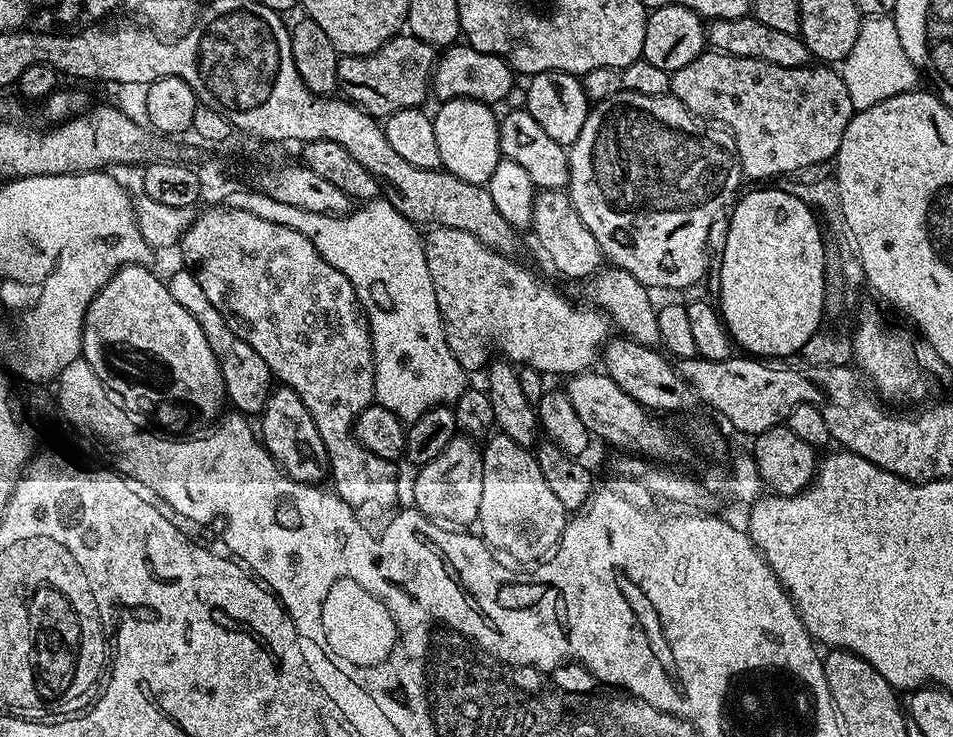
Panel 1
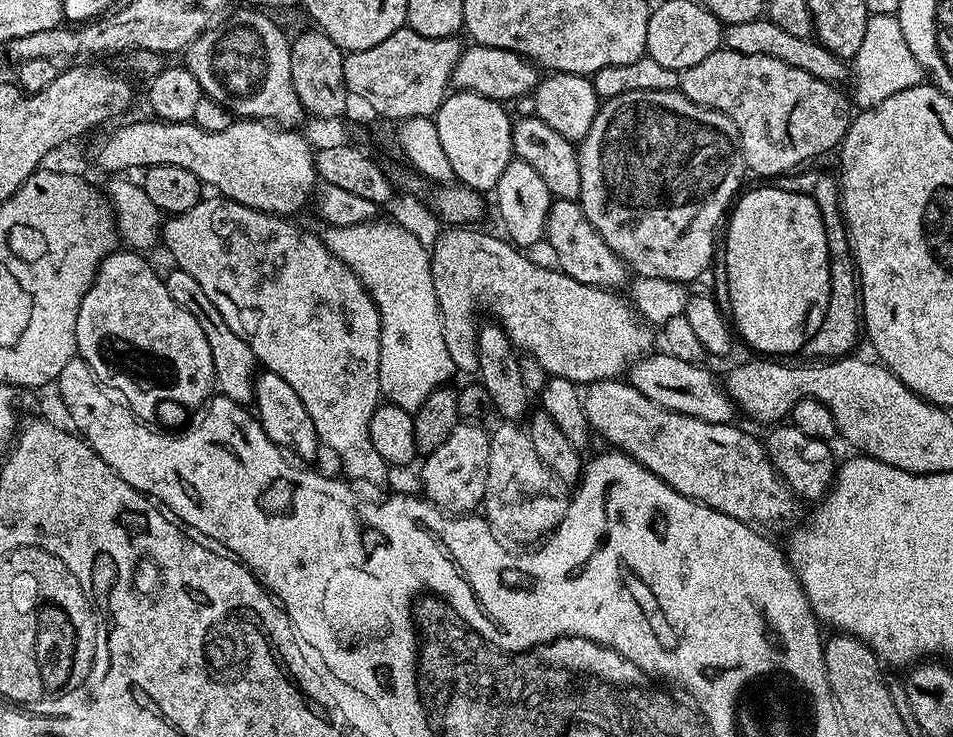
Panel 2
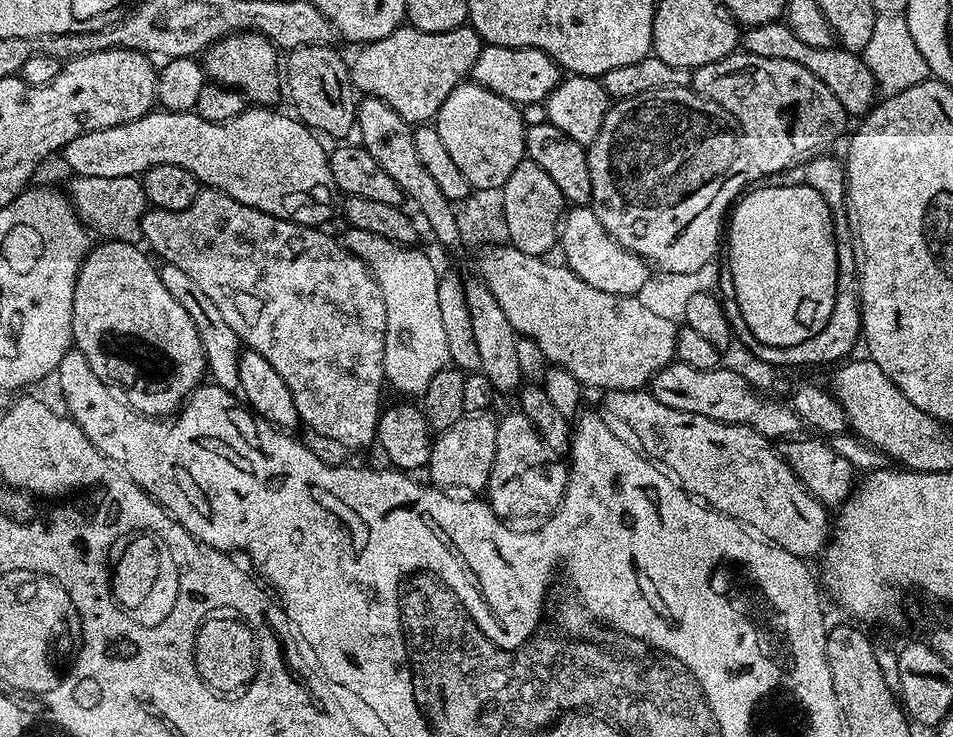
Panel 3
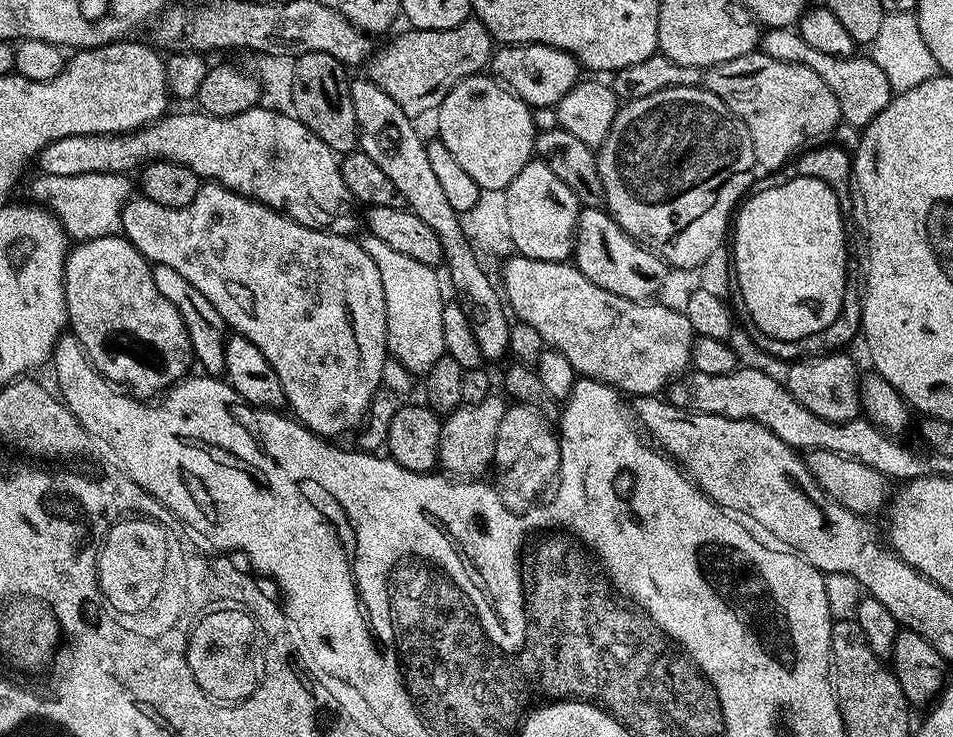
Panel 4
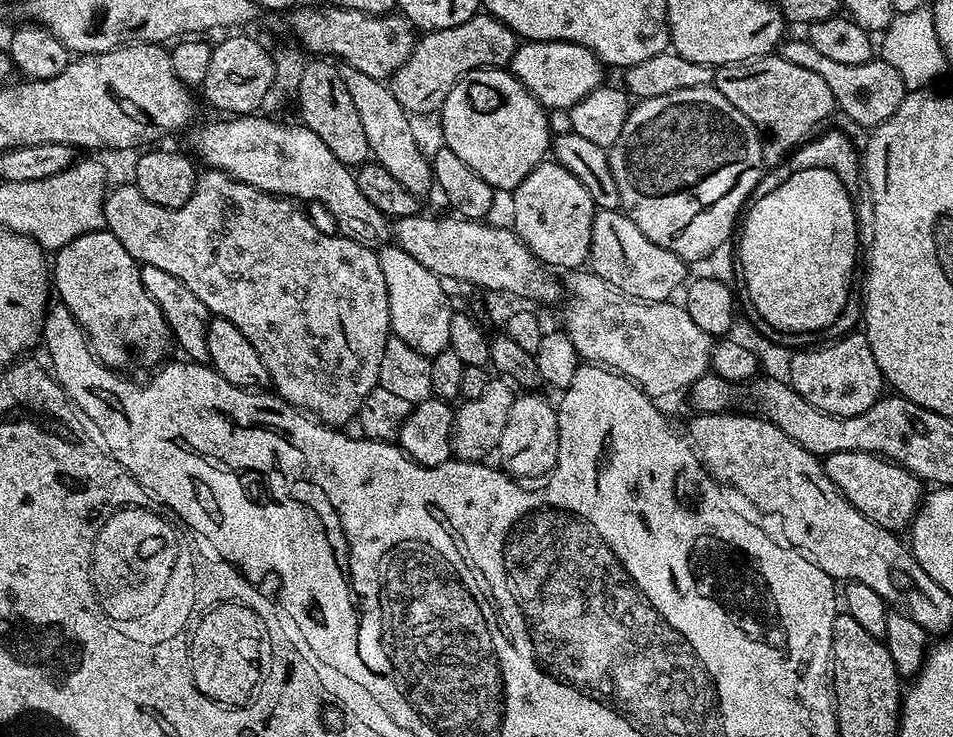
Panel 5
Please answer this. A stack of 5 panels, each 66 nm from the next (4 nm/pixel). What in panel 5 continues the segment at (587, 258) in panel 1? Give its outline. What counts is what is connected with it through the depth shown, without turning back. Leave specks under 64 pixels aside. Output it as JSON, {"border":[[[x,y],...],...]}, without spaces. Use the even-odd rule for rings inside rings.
{"border":[[[602,208],[594,214],[588,259],[591,271],[596,272],[598,278],[610,282],[610,286],[634,300],[671,301],[675,297],[672,295],[681,291],[686,280],[685,261],[670,254],[670,250],[650,242],[650,238],[646,238],[646,234],[642,234],[642,230],[638,230],[638,226],[634,226],[634,222],[619,210]]]}

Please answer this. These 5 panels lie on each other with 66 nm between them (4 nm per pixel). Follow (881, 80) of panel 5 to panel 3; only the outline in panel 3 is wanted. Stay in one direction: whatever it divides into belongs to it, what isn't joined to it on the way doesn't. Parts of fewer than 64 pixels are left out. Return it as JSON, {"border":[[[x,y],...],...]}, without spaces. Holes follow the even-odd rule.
{"border":[[[777,22],[775,24],[758,24],[747,29],[742,38],[743,51],[750,54],[758,54],[758,58],[782,58],[786,62],[798,62],[798,66],[806,66],[818,82],[826,82],[830,90],[842,102],[844,111],[852,118],[863,118],[878,100],[878,87],[876,78],[870,72],[870,66],[866,66],[863,55],[849,52],[848,49],[841,46],[831,48],[815,48],[806,46],[790,30],[787,23]]]}

